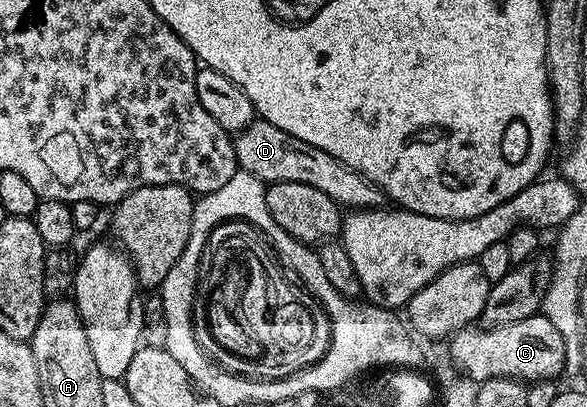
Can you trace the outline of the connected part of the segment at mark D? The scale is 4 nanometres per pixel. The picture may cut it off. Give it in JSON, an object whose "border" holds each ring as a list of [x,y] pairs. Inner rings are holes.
{"border":[[[255,120],[243,130],[239,130],[234,138],[234,151],[239,167],[252,172],[252,176],[267,184],[272,182],[308,184],[308,188],[324,192],[324,196],[338,203],[339,207],[349,208],[351,211],[373,210],[383,205],[382,191],[365,176],[357,174],[352,168],[336,160],[336,156],[328,156],[328,152],[323,152],[312,144],[304,144],[304,140],[296,140],[296,136],[276,128],[270,122]]]}

